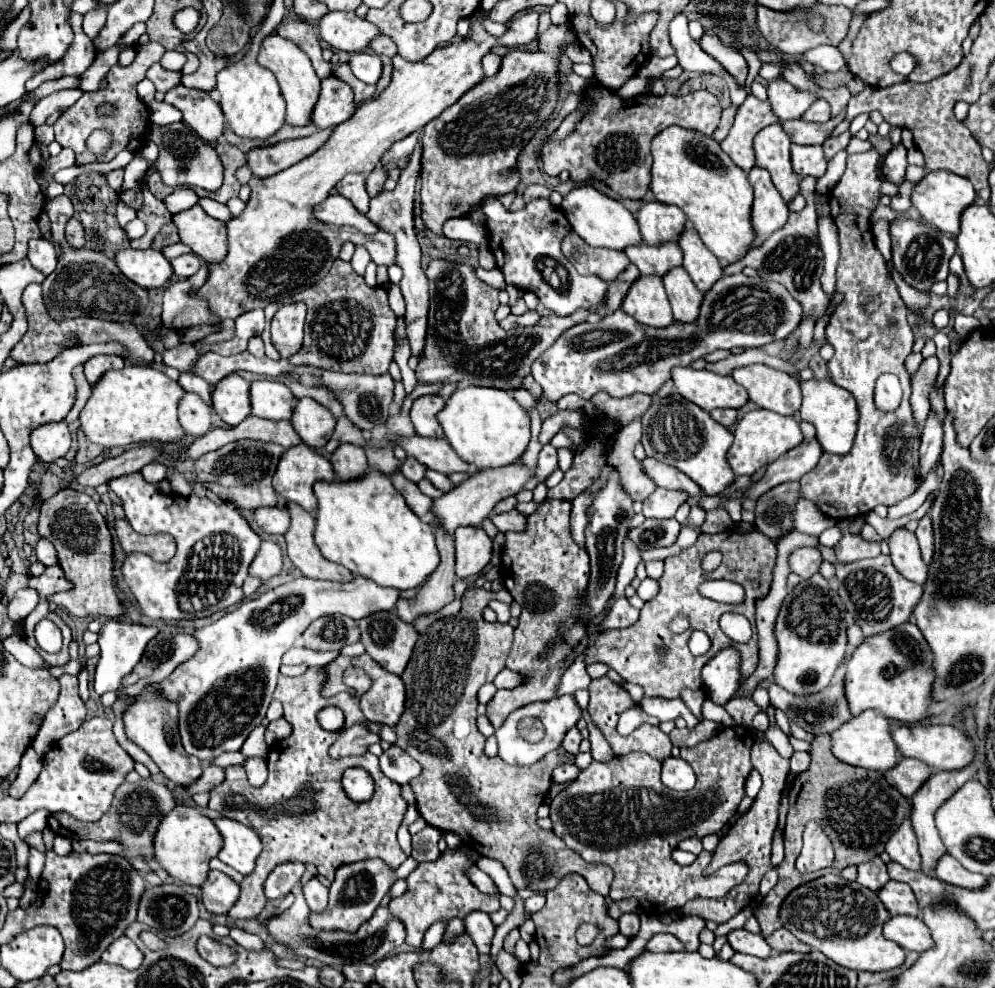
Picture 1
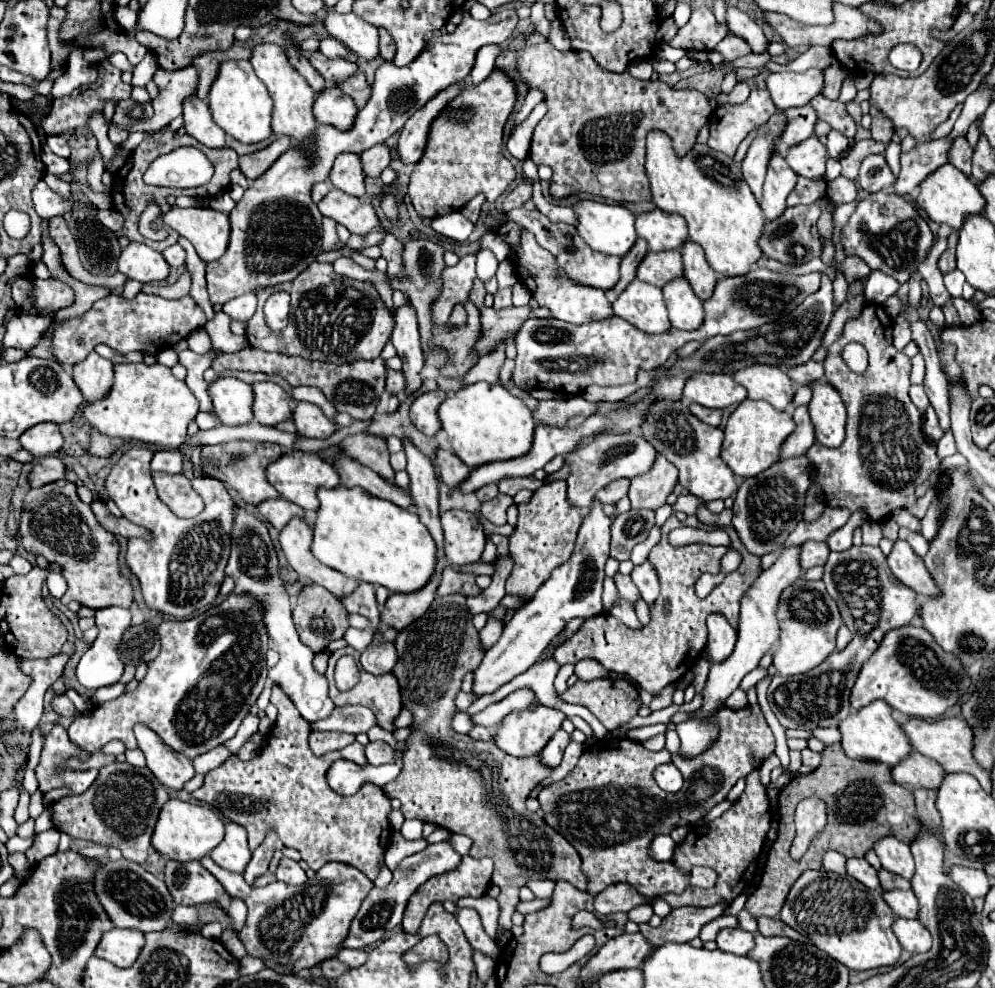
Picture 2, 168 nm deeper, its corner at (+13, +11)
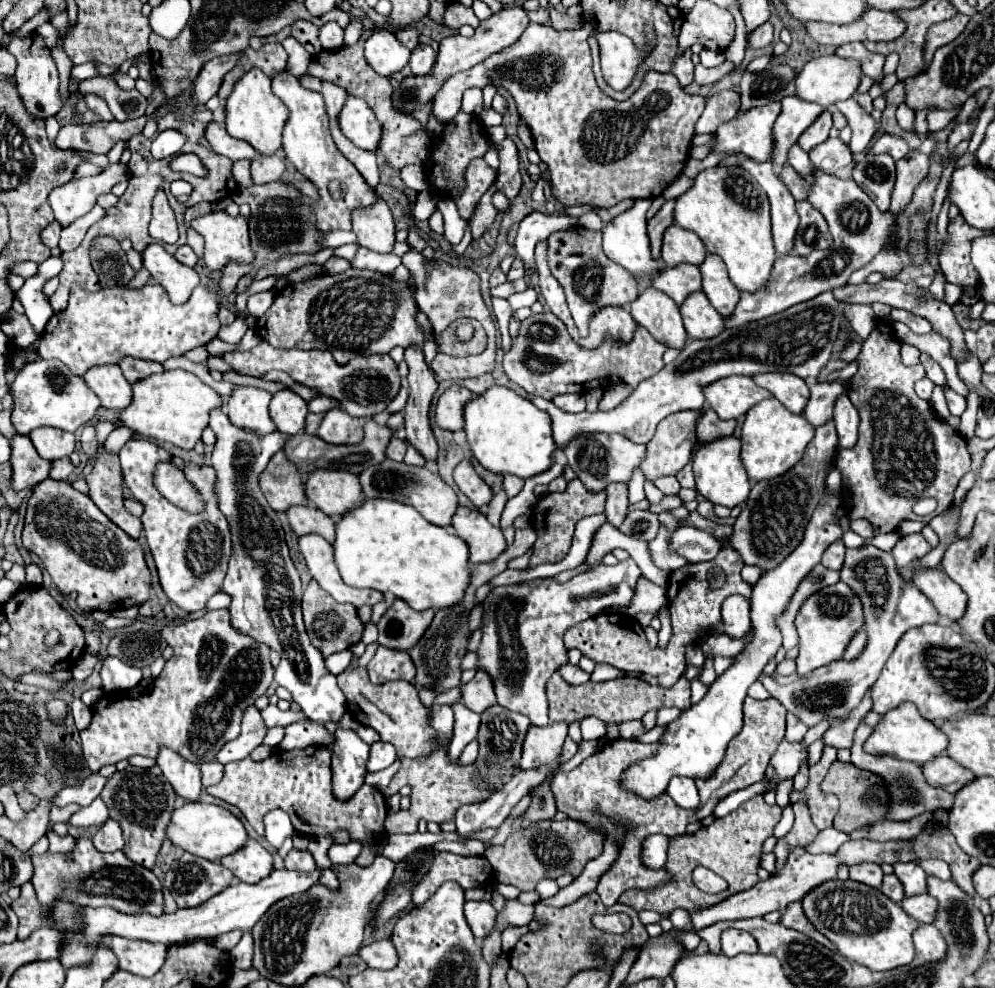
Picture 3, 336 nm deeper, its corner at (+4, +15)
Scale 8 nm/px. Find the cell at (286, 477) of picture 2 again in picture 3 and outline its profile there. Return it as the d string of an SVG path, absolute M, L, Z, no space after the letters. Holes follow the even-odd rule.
M314 469L314 473L308 473L304 479L304 493L308 503L332 519L338 519L362 503L362 487L354 473Z

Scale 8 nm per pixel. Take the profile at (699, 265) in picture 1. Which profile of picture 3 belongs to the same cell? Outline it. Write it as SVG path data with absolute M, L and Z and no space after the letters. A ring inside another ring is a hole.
M708 253L706 261L702 261L700 265L700 273L702 273L702 291L706 293L714 309L722 317L728 317L740 299L740 291L730 281L724 261L718 255Z

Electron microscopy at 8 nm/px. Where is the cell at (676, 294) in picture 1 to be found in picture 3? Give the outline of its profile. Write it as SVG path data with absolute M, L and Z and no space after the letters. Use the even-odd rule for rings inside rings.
M690 293L680 305L680 315L690 339L710 339L724 329L722 315L710 305L704 293Z

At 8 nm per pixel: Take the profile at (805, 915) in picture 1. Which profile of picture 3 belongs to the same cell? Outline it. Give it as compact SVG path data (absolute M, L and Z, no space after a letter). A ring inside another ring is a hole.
M826 881L806 893L800 901L806 911L808 921L826 935L838 949L840 955L864 965L872 971L888 971L900 965L908 965L914 959L912 933L918 923L906 915L906 911L890 901L880 889L870 889L868 885L858 885L858 881Z

